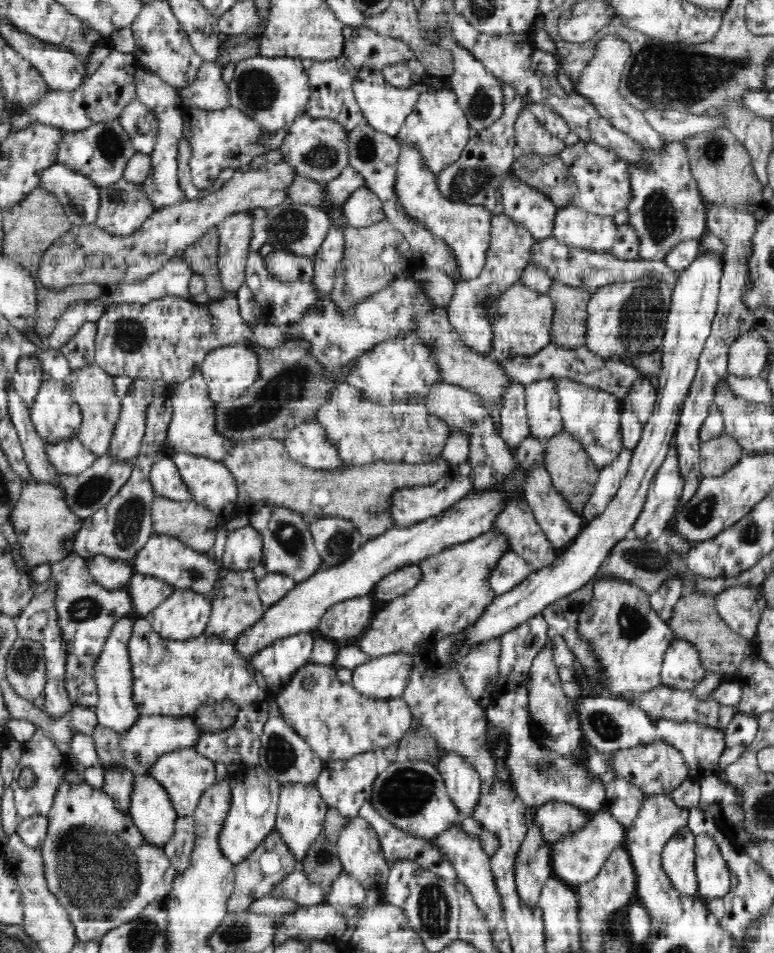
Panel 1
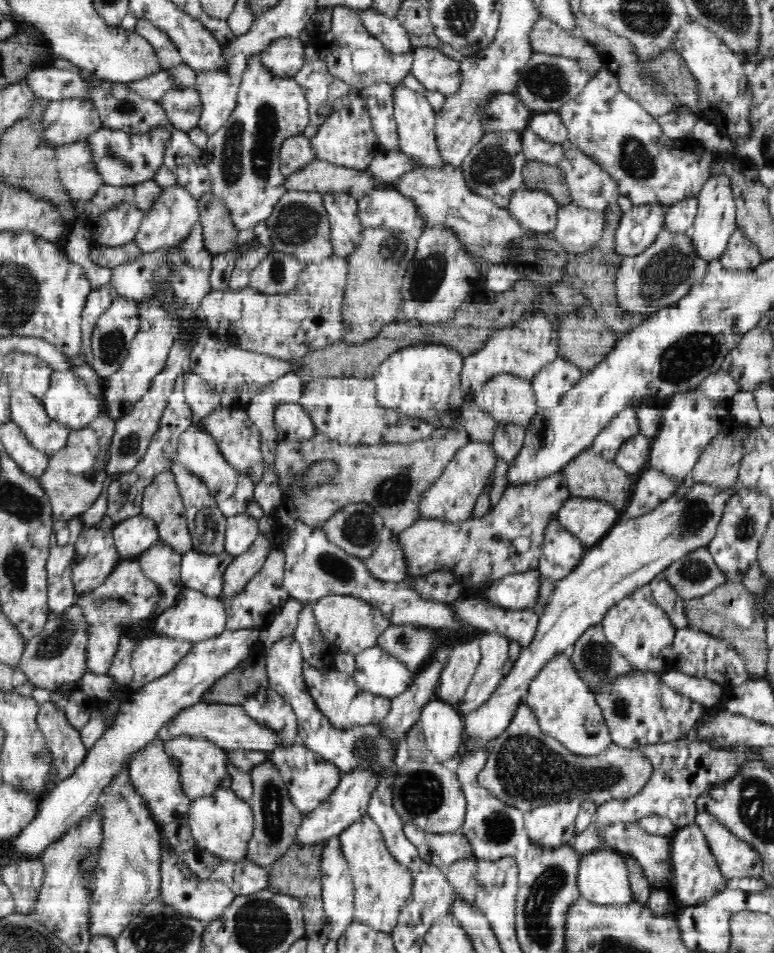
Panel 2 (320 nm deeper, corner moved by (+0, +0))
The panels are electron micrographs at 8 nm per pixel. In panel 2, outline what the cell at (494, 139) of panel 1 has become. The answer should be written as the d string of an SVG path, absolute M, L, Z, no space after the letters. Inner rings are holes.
M488 131L472 147L460 168L470 191L492 200L499 207L507 208L514 191L524 187L522 174L527 162L520 132Z

